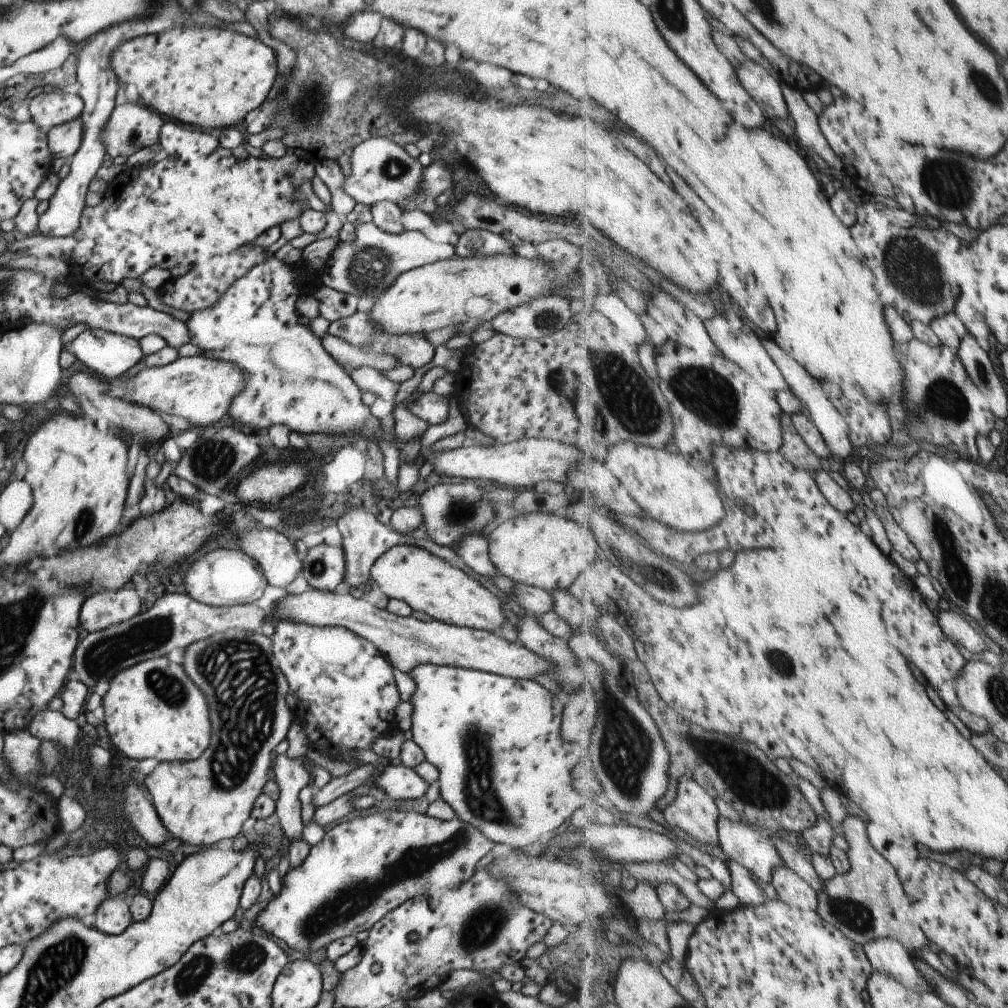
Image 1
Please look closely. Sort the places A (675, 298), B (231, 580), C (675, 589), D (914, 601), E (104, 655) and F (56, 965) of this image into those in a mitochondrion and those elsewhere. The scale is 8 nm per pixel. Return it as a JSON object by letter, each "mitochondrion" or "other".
{"A":"other","B":"other","C":"mitochondrion","D":"other","E":"mitochondrion","F":"mitochondrion"}

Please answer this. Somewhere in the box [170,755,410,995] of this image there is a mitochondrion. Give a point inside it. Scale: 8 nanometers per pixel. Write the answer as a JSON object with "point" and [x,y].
{"point":[243,960]}

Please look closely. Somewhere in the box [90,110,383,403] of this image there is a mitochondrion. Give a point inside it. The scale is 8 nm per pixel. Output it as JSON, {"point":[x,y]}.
{"point":[133,137]}

